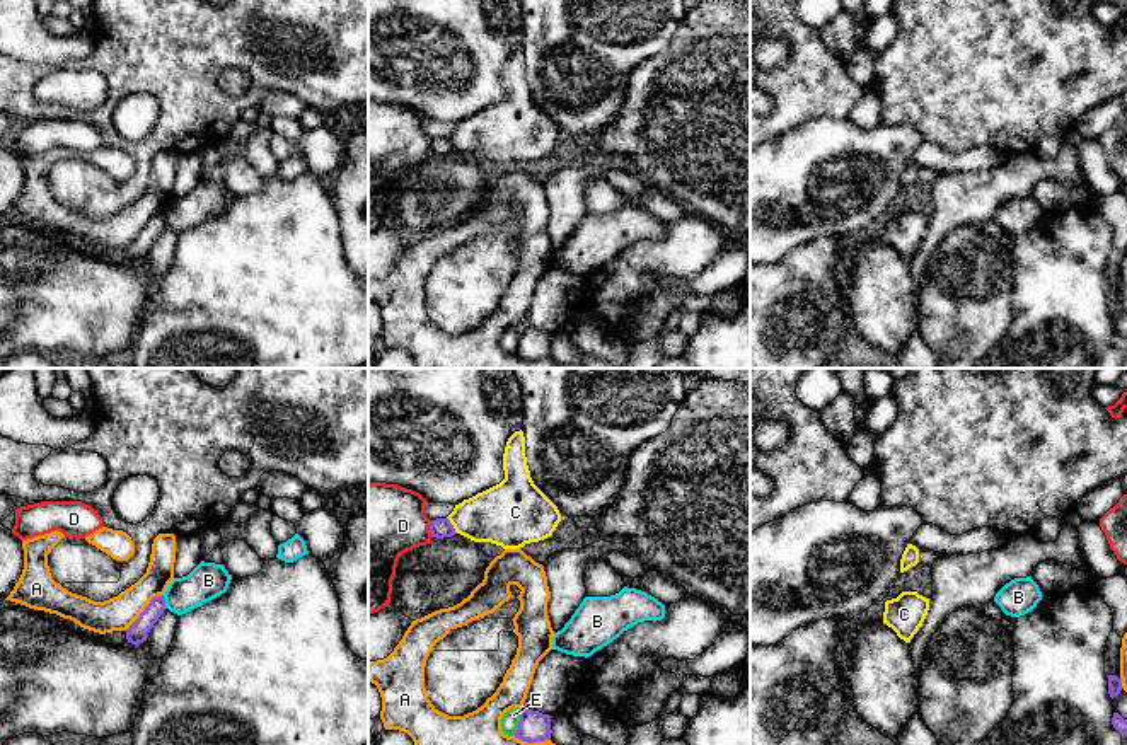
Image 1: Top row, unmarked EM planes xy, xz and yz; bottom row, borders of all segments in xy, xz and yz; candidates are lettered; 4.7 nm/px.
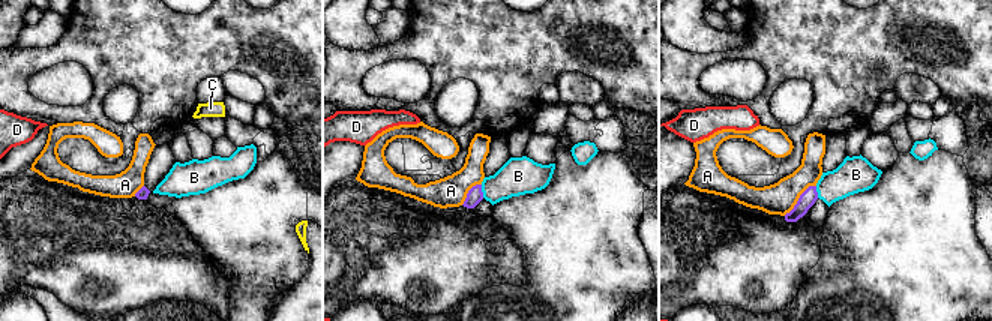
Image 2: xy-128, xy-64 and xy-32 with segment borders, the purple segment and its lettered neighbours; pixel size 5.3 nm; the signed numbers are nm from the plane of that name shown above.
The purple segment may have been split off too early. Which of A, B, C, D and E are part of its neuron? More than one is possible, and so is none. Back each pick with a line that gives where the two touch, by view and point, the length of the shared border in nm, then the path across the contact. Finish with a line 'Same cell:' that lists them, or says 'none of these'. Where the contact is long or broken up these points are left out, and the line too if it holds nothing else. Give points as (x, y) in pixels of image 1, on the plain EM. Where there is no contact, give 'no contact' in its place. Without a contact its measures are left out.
Same cell: none of these

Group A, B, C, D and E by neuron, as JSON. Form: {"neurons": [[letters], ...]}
{"neurons": [["A"], ["B"], ["C"], ["D"], ["E"]]}

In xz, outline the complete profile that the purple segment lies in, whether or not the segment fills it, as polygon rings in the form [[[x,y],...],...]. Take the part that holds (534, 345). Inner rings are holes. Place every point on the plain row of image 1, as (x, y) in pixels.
[[[522,326],[520,341],[515,356],[527,361],[551,358],[551,351],[552,351],[551,336],[552,334],[549,332],[542,332],[539,329]]]

